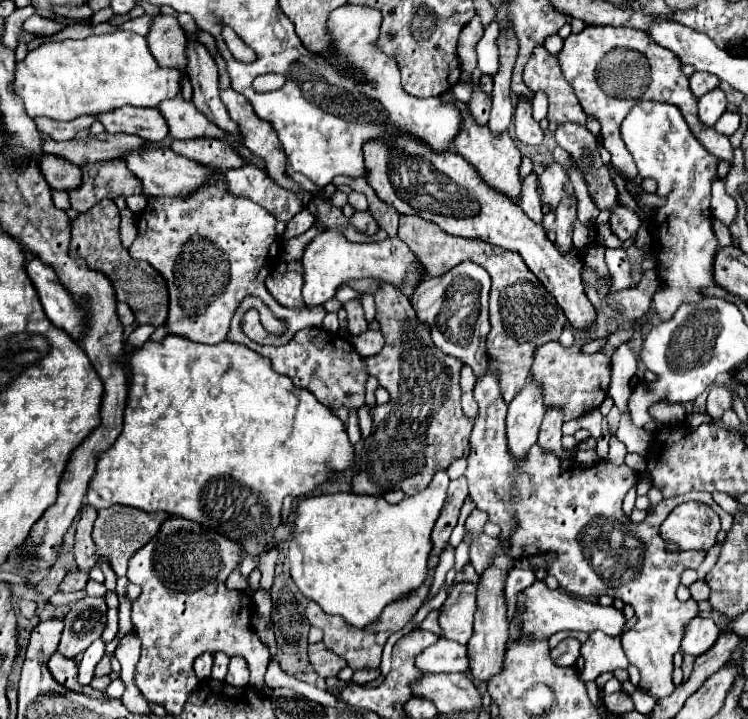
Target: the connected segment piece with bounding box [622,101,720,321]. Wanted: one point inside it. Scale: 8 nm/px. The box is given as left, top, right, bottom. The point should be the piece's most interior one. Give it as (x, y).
(662, 145)

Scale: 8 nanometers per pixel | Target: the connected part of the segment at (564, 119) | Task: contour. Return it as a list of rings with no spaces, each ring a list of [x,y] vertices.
[[[536,47],[530,61],[526,63],[524,83],[530,89],[548,95],[550,107],[546,119],[550,123],[576,123],[586,127],[586,115],[572,87],[568,85],[568,81],[564,81],[564,73],[560,73],[558,57],[550,55],[544,47]]]

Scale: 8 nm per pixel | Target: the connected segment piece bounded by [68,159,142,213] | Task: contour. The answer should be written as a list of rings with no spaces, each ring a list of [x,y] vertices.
[[[122,159],[96,161],[82,165],[82,185],[68,191],[70,207],[78,213],[86,213],[96,201],[120,195],[142,195],[140,179],[126,167]]]

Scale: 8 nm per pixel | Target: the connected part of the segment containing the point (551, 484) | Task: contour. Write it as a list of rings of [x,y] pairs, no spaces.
[[[488,359],[486,373],[474,385],[474,399],[480,413],[470,435],[468,469],[464,473],[472,501],[490,515],[492,523],[500,525],[502,533],[498,539],[508,547],[512,559],[556,551],[558,559],[550,567],[550,573],[558,579],[560,589],[574,593],[576,597],[610,595],[630,603],[638,623],[620,639],[622,649],[642,675],[638,687],[650,691],[654,697],[668,697],[674,691],[672,655],[680,649],[684,625],[698,613],[694,601],[678,601],[676,587],[680,585],[680,573],[686,567],[698,569],[706,552],[670,553],[664,540],[660,539],[660,523],[670,511],[686,501],[710,505],[720,515],[724,531],[730,529],[732,515],[728,515],[710,493],[690,491],[664,499],[654,513],[648,513],[642,525],[634,525],[622,511],[624,495],[638,481],[636,471],[628,465],[598,461],[592,467],[572,467],[562,471],[558,457],[544,453],[540,445],[532,445],[528,457],[516,461],[512,453],[508,453],[504,431],[508,405],[500,393],[500,375],[492,369],[494,365],[496,361]]]

